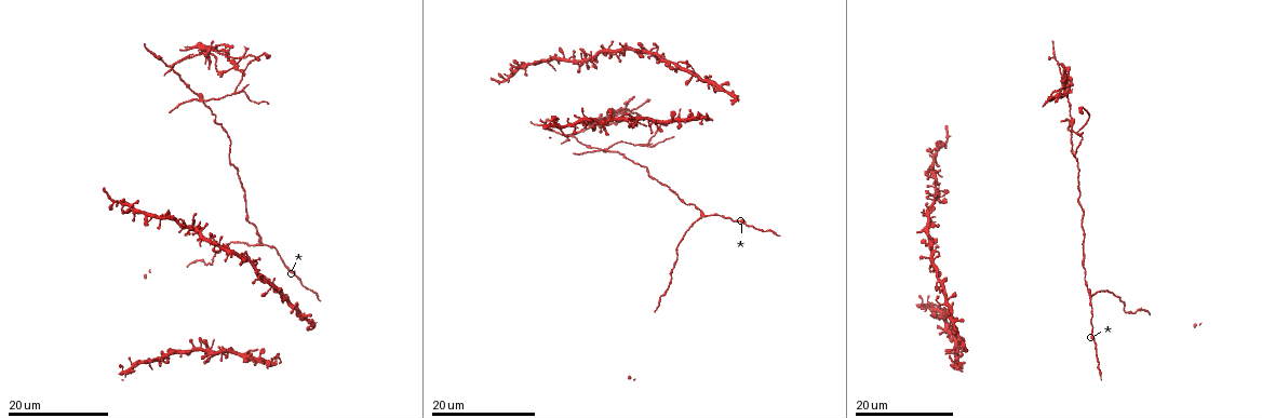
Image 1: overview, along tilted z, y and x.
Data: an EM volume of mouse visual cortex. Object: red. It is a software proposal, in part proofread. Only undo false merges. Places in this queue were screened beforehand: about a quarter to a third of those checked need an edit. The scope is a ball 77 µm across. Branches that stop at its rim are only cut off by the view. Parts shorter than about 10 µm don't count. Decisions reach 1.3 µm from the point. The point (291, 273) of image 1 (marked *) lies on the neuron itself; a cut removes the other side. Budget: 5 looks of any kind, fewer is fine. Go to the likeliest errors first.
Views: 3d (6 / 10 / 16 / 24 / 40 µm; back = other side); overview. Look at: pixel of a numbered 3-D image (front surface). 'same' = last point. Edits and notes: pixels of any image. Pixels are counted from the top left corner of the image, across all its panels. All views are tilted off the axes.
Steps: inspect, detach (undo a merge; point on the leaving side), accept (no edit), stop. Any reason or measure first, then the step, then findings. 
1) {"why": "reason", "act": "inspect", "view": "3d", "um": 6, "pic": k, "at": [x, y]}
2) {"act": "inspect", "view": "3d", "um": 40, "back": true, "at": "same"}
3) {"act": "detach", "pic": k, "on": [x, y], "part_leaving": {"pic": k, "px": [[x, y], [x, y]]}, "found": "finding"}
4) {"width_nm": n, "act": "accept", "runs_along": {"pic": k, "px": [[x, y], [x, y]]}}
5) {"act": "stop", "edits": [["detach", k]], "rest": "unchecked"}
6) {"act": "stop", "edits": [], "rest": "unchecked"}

{"why": "four or more arms meet", "act": "inspect", "view": "3d", "um": 24, "pic": 1, "at": [200, 100]}

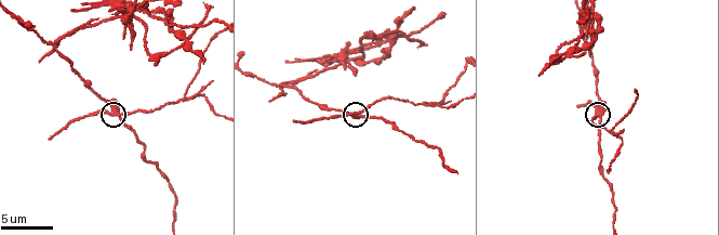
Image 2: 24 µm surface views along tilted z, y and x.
{"act": "inspect", "view": "3d", "um": 10, "pic": 2, "at": [118, 114]}

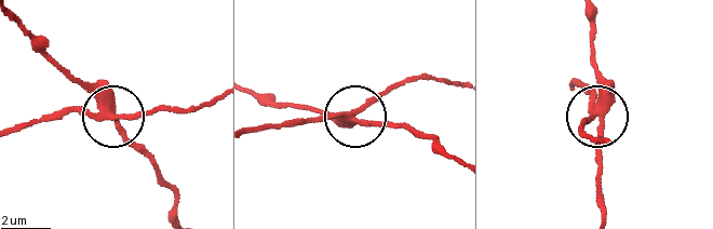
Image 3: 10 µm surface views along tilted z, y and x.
{"width_nm": 300, "act": "detach", "pic": 3, "on": [74, 108], "part_leaving": {"pic": 3, "px": [[111, 115], [216, 99]]}, "found": "two neurons meet here"}

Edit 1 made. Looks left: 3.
{"why": "four-way junction", "act": "inspect", "view": "3d", "um": 16, "pic": 2, "at": [54, 42]}

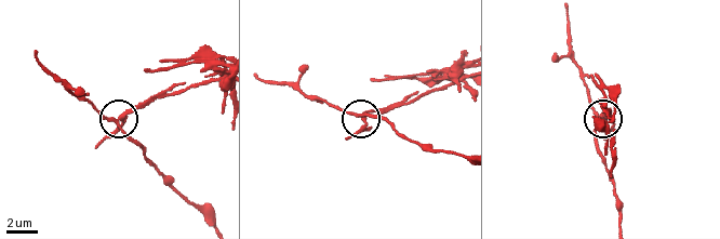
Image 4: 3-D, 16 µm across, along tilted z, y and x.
{"arms": 4, "act": "detach", "pic": 4, "on": [109, 136], "found": "a second neuron is stuck on"}

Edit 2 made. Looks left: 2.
{"act": "stop", "edits": [["detach", 3], ["detach", 4]], "rest": "unchecked"}

